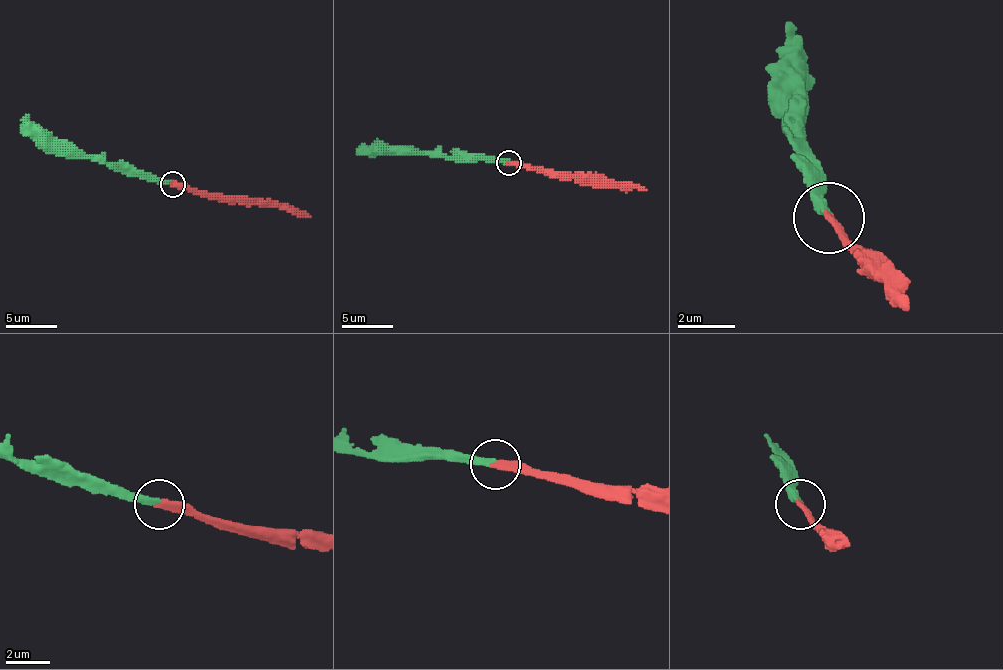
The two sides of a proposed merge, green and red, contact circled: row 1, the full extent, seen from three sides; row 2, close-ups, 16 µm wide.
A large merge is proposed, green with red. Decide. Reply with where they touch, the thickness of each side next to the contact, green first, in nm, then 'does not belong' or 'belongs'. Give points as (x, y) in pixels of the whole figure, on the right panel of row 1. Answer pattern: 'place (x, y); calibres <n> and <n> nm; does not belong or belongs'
place (829, 217); calibres 320 and 320 nm; belongs

